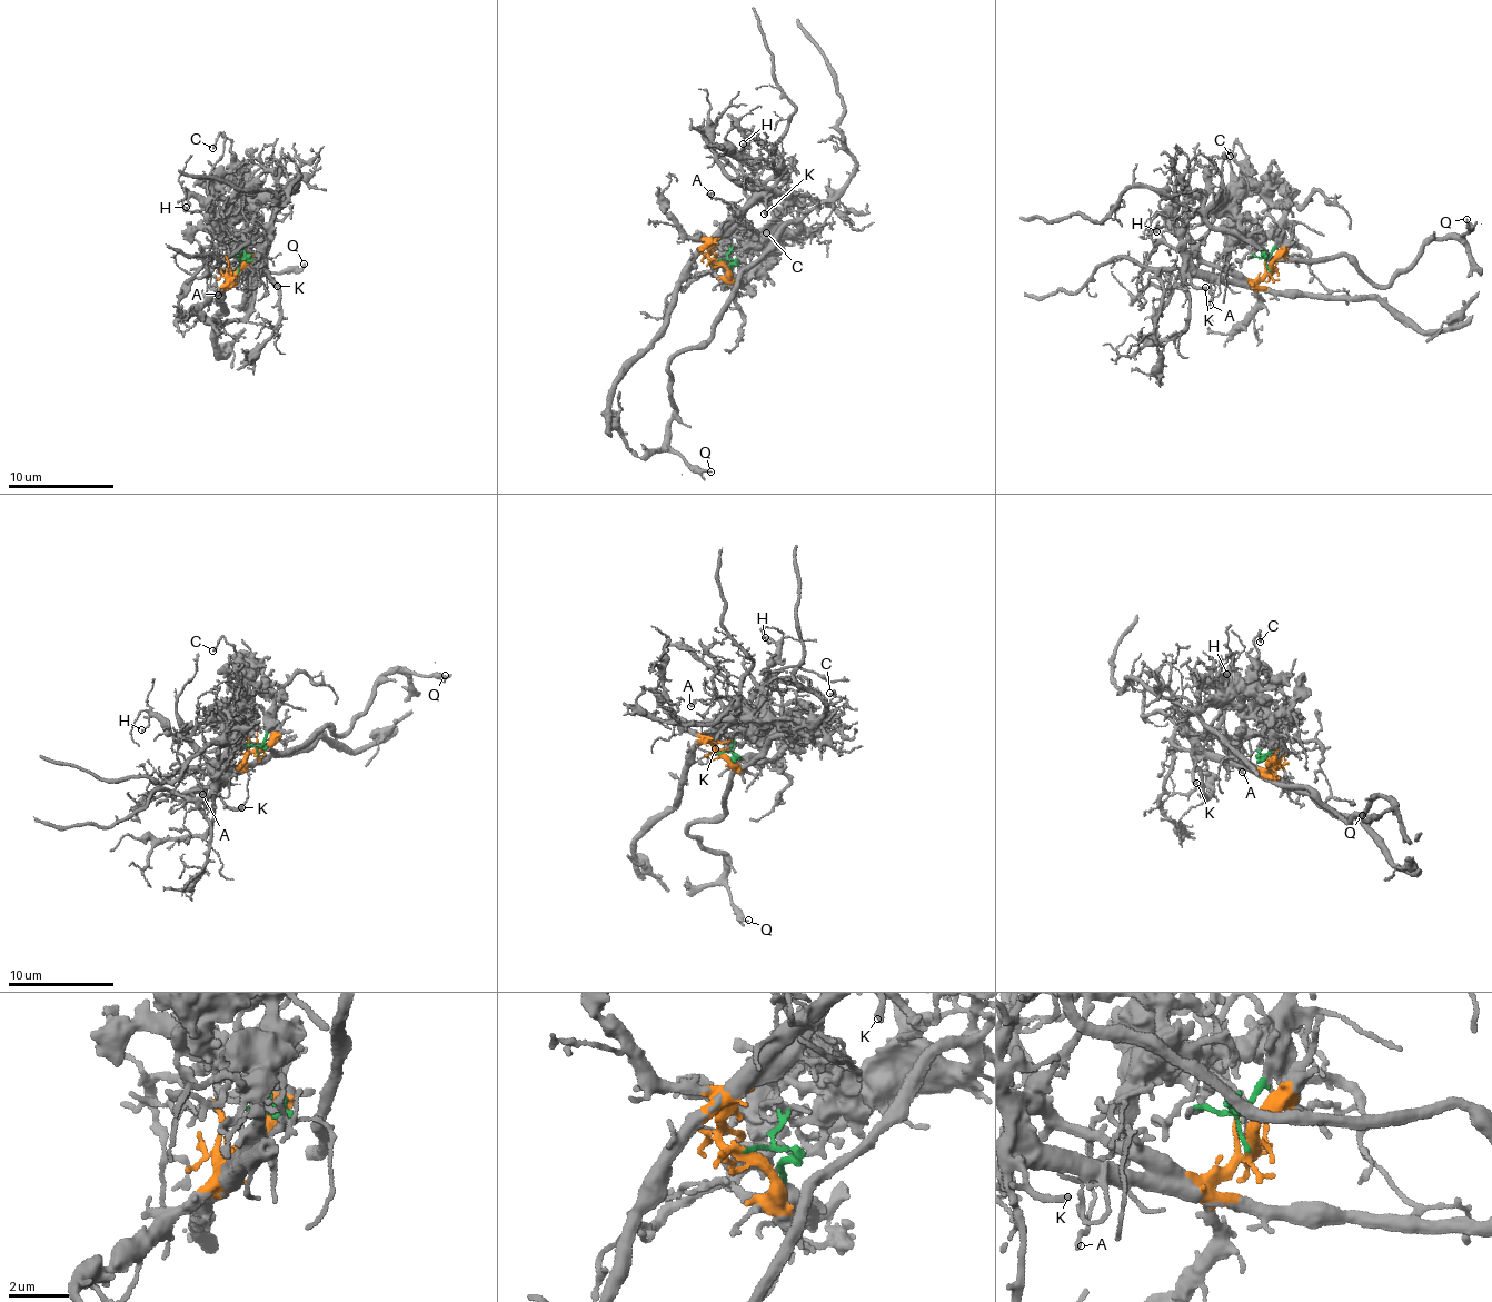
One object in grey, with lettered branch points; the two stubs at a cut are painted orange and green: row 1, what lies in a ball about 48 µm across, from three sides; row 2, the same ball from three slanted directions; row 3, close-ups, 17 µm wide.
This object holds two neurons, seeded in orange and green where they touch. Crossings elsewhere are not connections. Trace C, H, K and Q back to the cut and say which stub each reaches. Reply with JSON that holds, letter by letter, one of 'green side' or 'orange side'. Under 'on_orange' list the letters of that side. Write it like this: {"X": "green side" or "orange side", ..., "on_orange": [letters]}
{"C": "green side", "H": "orange side", "K": "orange side", "Q": "green side", "on_orange": ["H", "K"]}

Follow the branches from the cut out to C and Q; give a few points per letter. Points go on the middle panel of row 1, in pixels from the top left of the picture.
C: (718, 258), (745, 282), (765, 256), (775, 257), (779, 248), (766, 231)
Q: (718, 258), (778, 220), (708, 340), (668, 367), (668, 444), (710, 471)

